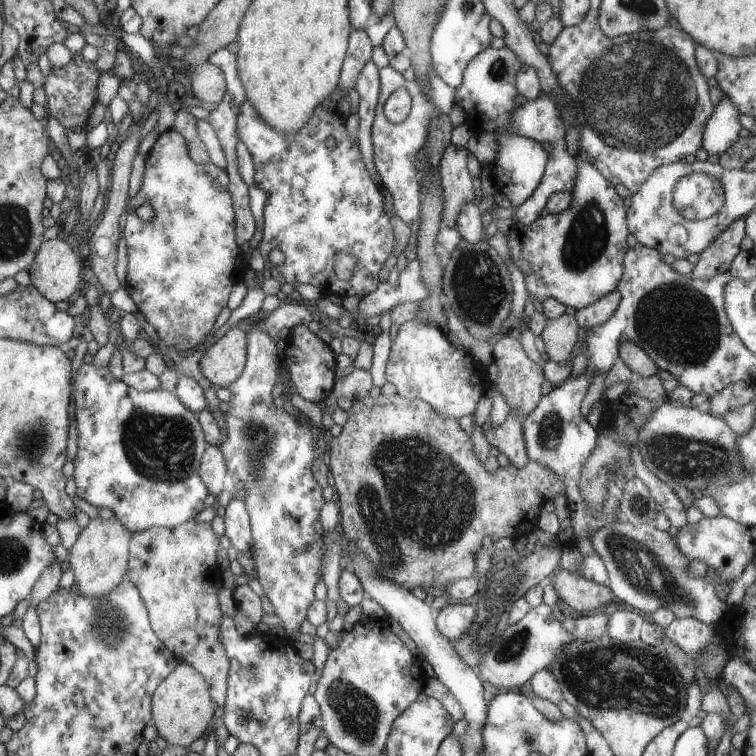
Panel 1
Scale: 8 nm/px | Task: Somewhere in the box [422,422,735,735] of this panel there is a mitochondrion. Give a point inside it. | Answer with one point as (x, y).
(643, 683)

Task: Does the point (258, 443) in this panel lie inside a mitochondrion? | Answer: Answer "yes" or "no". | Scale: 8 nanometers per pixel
yes

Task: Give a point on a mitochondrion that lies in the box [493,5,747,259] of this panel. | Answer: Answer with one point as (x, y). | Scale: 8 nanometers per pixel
(639, 95)

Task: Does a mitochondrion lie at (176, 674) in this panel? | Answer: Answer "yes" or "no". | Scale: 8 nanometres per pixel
no

